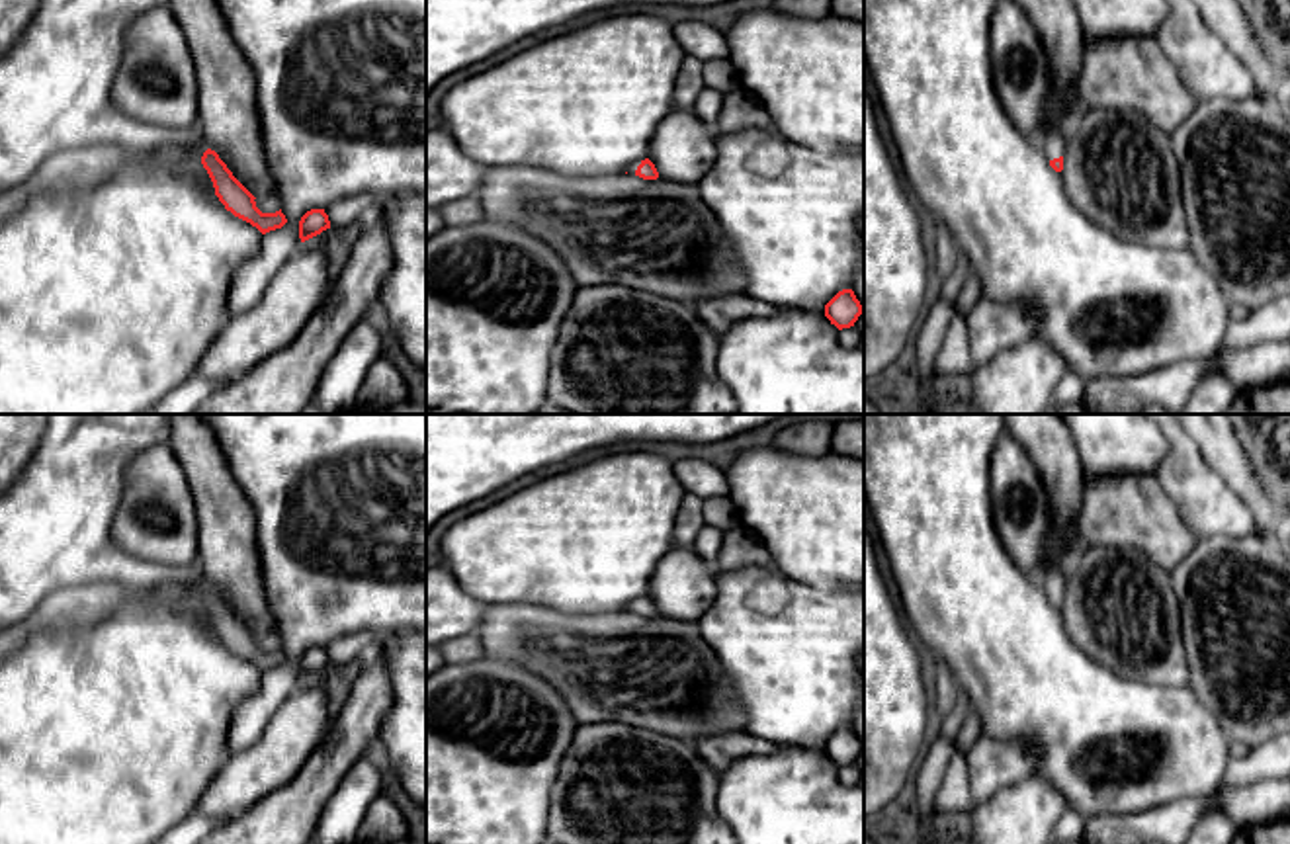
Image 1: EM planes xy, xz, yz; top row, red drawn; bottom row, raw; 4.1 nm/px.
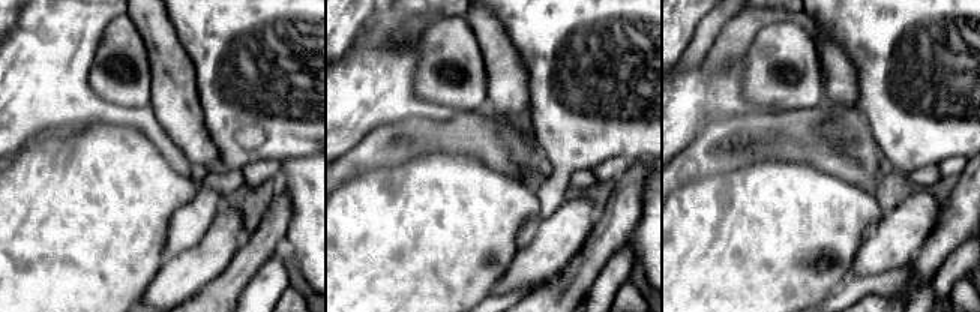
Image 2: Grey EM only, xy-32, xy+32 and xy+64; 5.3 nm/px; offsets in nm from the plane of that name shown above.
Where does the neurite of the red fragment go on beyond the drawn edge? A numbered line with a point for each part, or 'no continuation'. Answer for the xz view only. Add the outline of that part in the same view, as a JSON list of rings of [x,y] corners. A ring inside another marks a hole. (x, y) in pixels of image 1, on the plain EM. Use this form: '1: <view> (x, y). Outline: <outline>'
1: xz (792, 796). Outline: [[[805,748],[745,756],[719,772],[717,813],[737,844],[864,844],[864,789],[842,785],[838,766]]]

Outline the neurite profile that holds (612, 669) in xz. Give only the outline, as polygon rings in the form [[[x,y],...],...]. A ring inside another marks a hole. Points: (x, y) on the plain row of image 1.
[[[489,606],[475,633],[483,658],[520,664],[547,680],[580,725],[629,725],[684,740],[747,733],[733,678],[698,623],[635,612],[571,615],[536,606]]]

